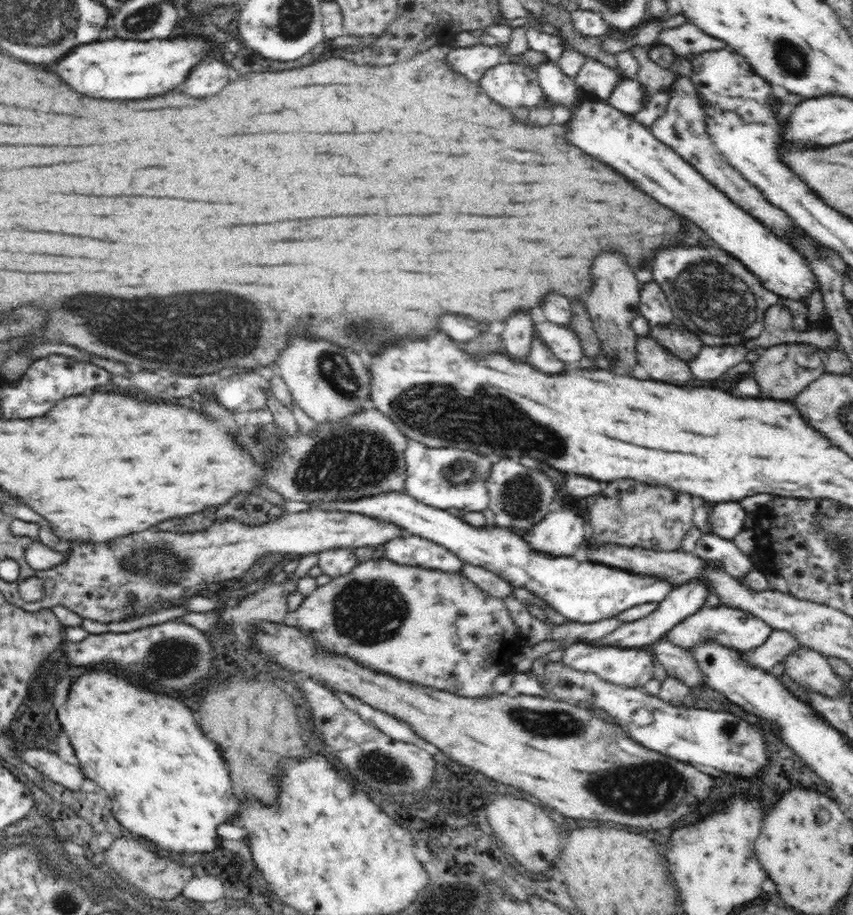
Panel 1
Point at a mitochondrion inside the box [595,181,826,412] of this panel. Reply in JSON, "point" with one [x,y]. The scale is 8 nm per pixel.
{"point":[717,303]}

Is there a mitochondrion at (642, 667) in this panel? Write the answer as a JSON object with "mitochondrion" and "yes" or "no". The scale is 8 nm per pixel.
{"mitochondrion":"no"}

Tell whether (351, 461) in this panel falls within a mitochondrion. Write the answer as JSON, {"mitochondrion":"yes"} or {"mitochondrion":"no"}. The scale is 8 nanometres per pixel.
{"mitochondrion":"yes"}

